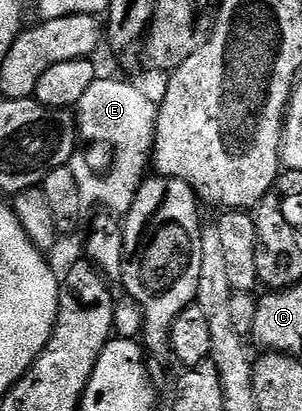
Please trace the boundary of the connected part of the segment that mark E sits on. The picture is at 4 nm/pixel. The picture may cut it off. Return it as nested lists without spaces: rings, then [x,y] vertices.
[[[99,79],[84,91],[84,99],[76,106],[76,124],[78,126],[78,144],[70,156],[70,170],[76,178],[76,187],[80,187],[83,202],[99,201],[103,210],[114,215],[124,215],[132,207],[138,189],[148,173],[154,151],[154,128],[158,118],[158,105],[142,89],[129,85],[126,81],[105,81]]]

